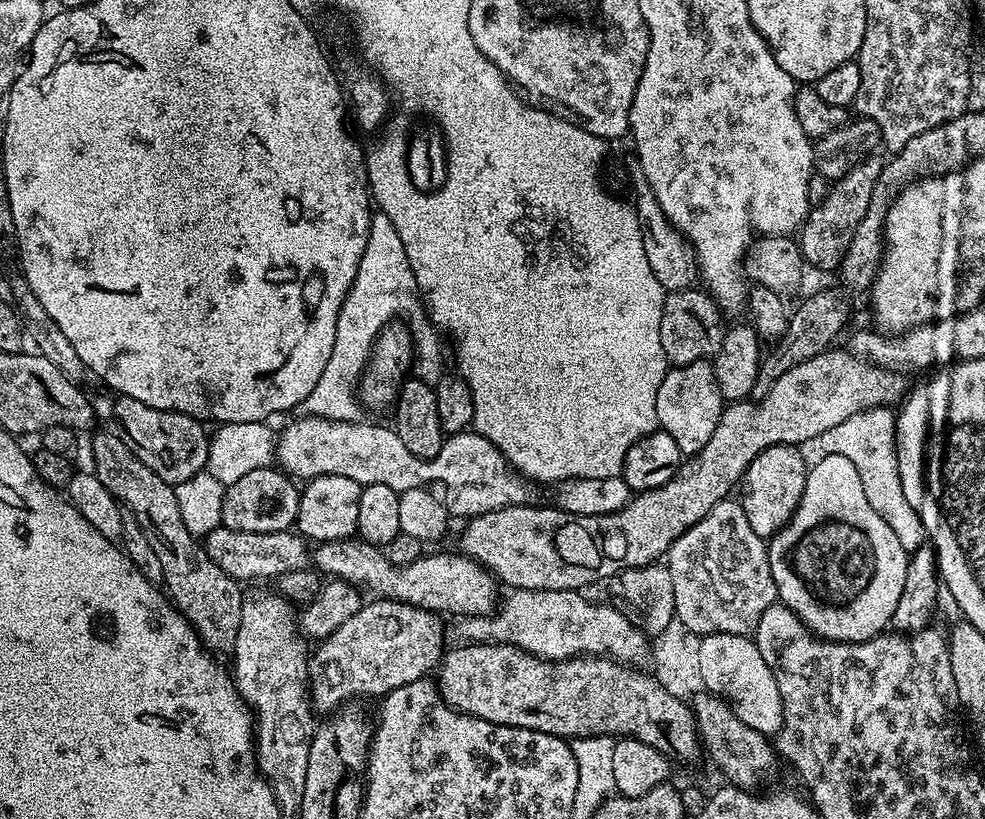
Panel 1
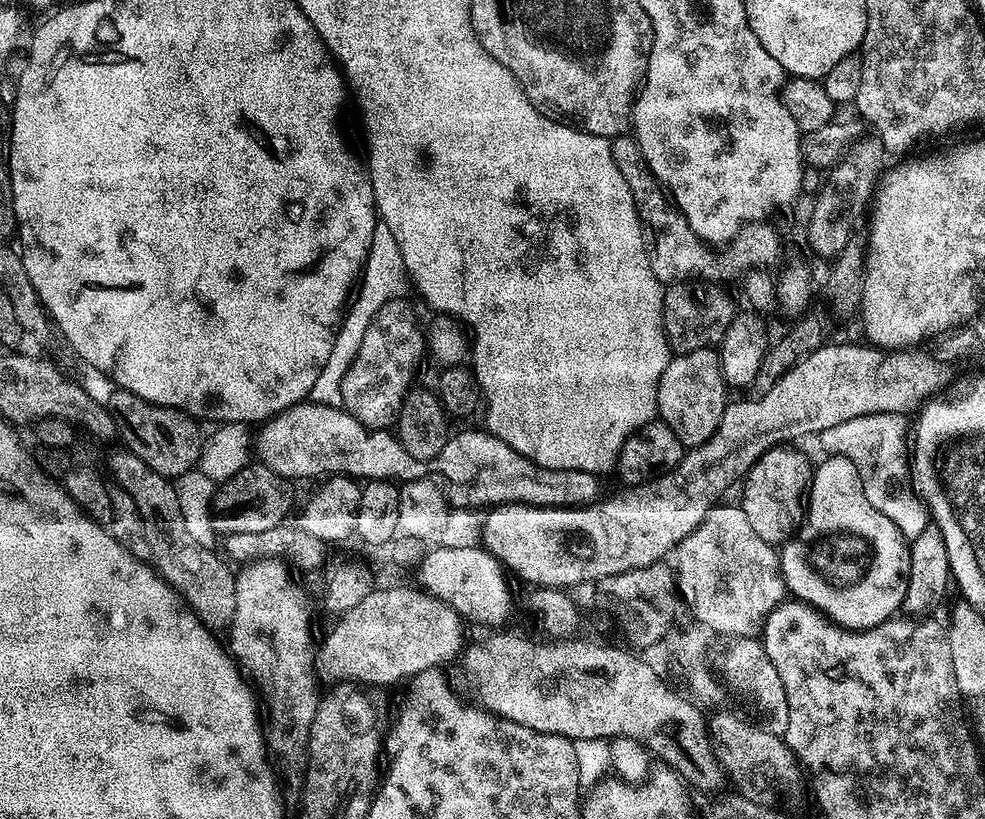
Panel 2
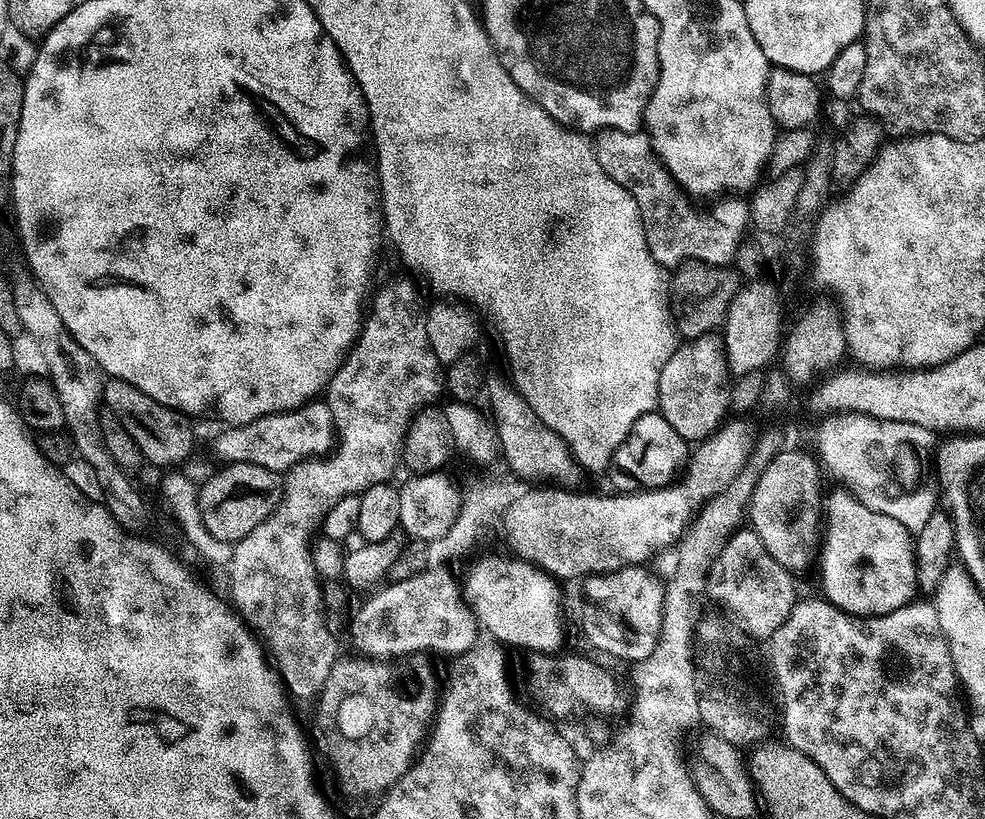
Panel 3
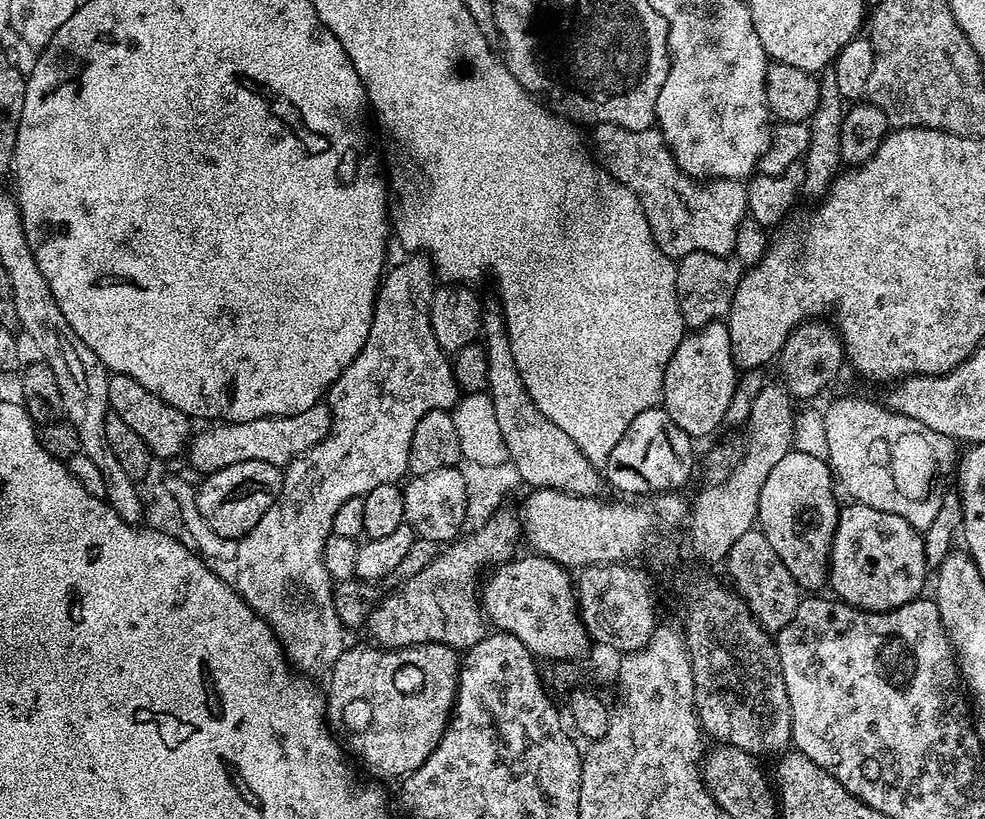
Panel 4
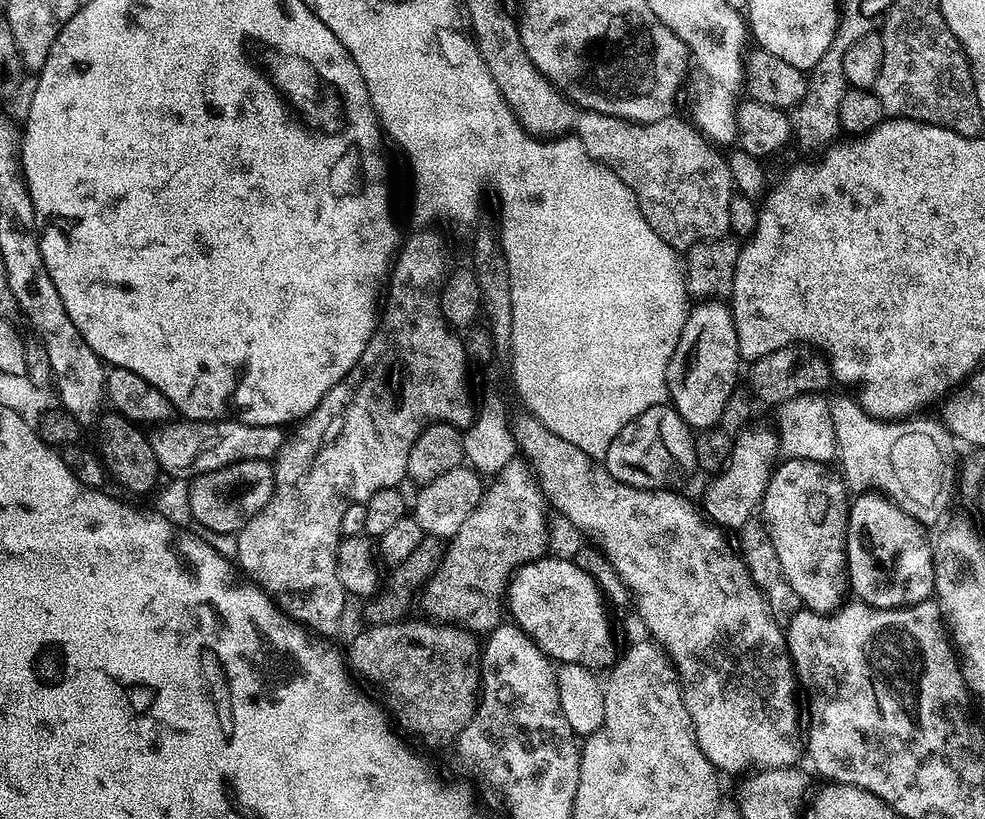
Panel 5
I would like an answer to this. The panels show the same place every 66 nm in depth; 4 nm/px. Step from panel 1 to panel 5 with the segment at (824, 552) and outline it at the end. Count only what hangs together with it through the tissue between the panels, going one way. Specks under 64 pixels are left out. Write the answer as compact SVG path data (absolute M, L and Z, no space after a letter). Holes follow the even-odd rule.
M860 494L848 510L848 541L844 547L848 587L857 601L872 608L907 608L933 595L932 544L925 525L879 494Z

